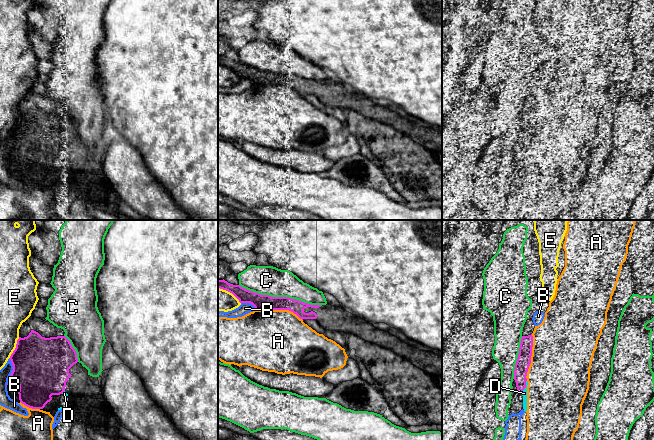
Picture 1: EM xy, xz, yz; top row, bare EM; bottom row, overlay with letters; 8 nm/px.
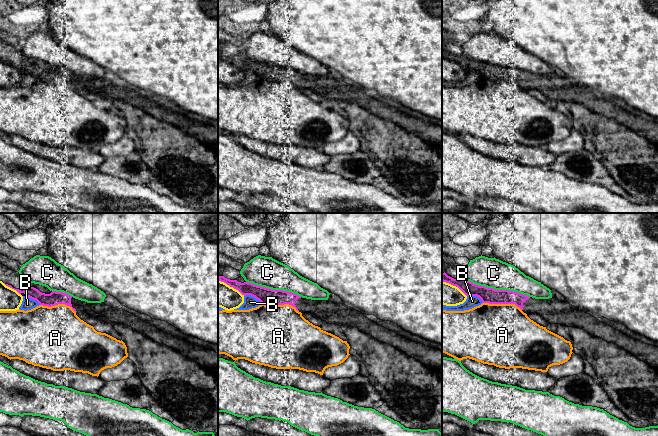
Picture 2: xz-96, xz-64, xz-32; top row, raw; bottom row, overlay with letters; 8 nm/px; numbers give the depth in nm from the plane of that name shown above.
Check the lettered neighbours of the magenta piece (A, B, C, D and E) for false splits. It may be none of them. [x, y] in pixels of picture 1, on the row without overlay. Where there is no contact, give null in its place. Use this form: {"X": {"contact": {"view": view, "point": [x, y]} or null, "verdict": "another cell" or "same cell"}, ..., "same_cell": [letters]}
{"A": {"contact": {"view": "xz", "point": [279, 85]}, "verdict": "another cell"}, "B": {"contact": {"view": "xy", "point": [12, 147]}, "verdict": "another cell"}, "C": {"contact": {"view": "xz", "point": [280, 73]}, "verdict": "another cell"}, "D": {"contact": {"view": "yz", "point": [525, 163]}, "verdict": "another cell"}, "E": {"contact": {"view": "xy", "point": [16, 123]}, "verdict": "another cell"}, "same_cell": []}

